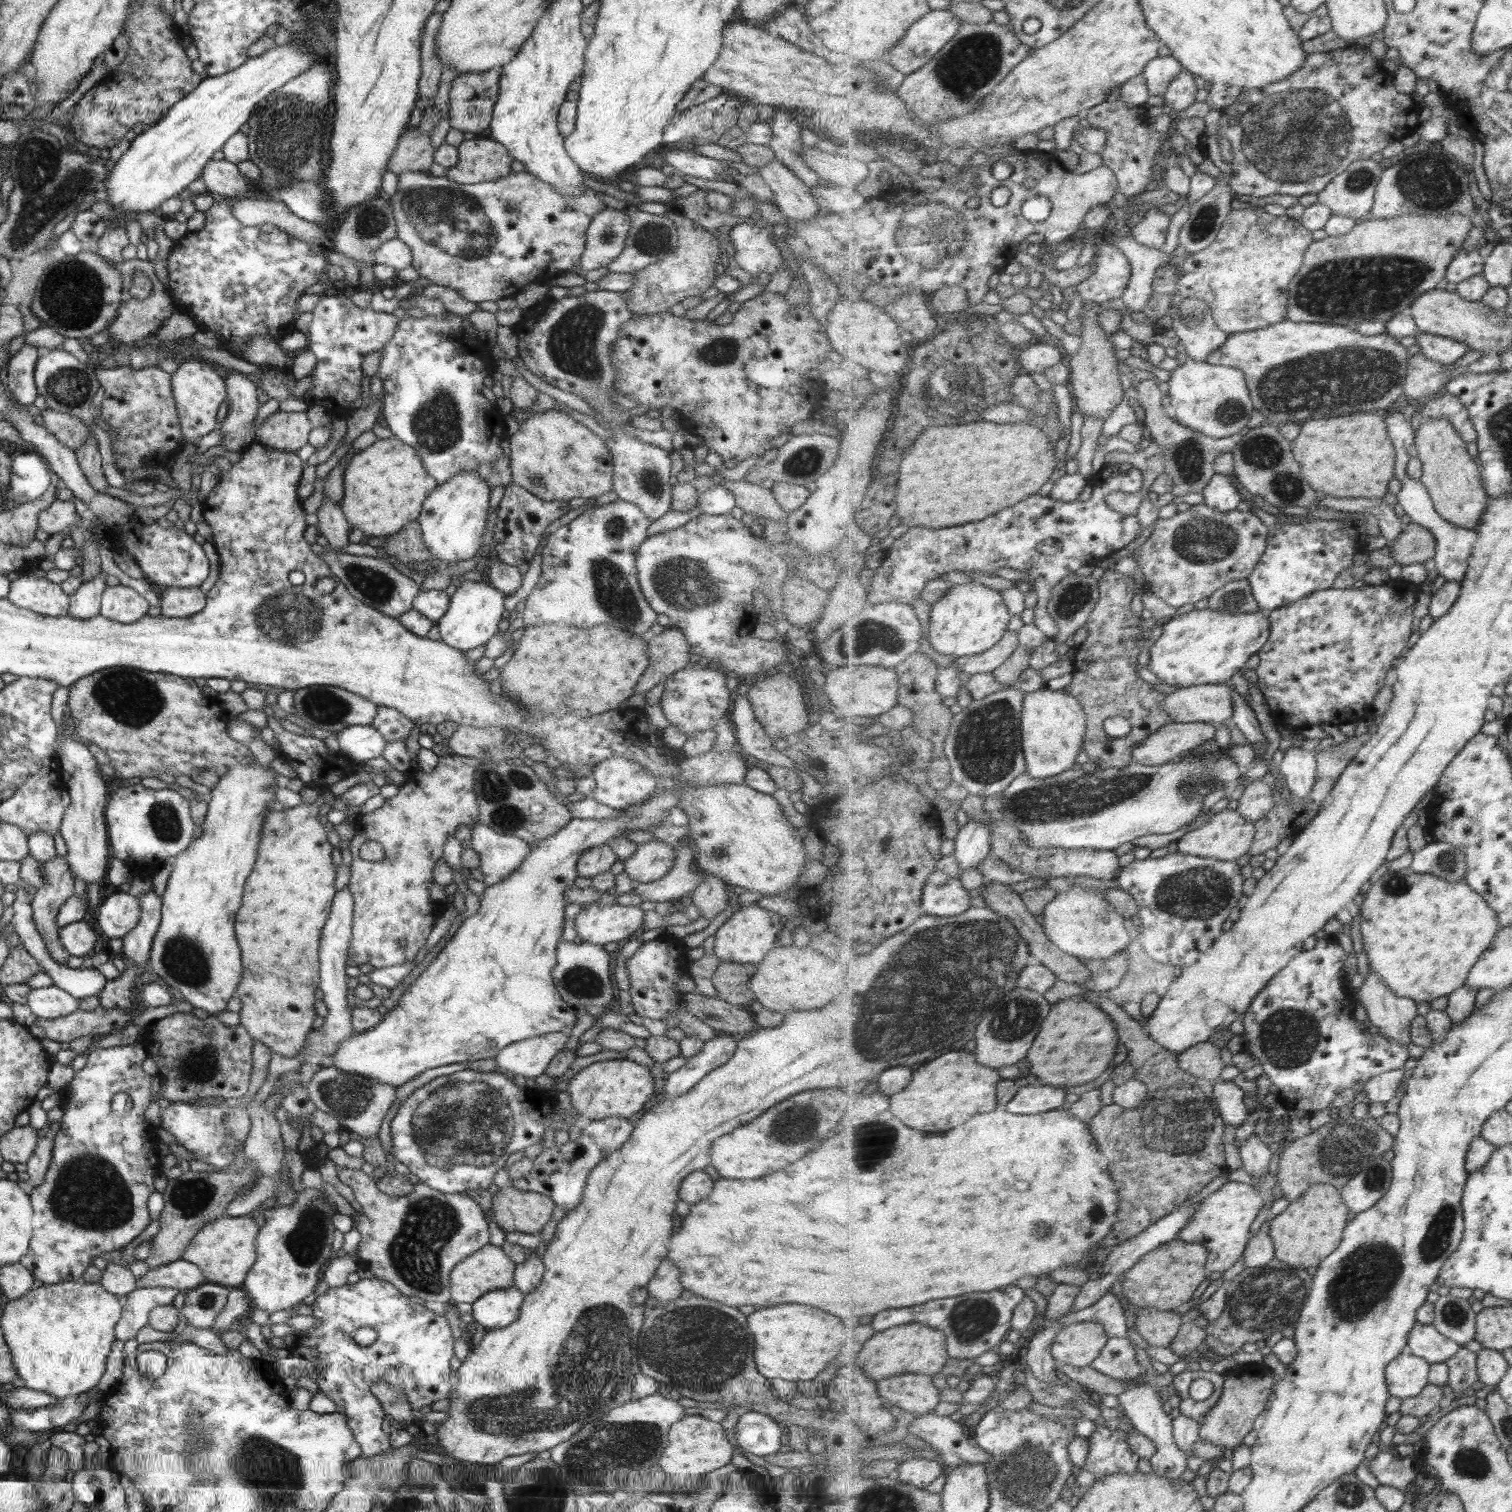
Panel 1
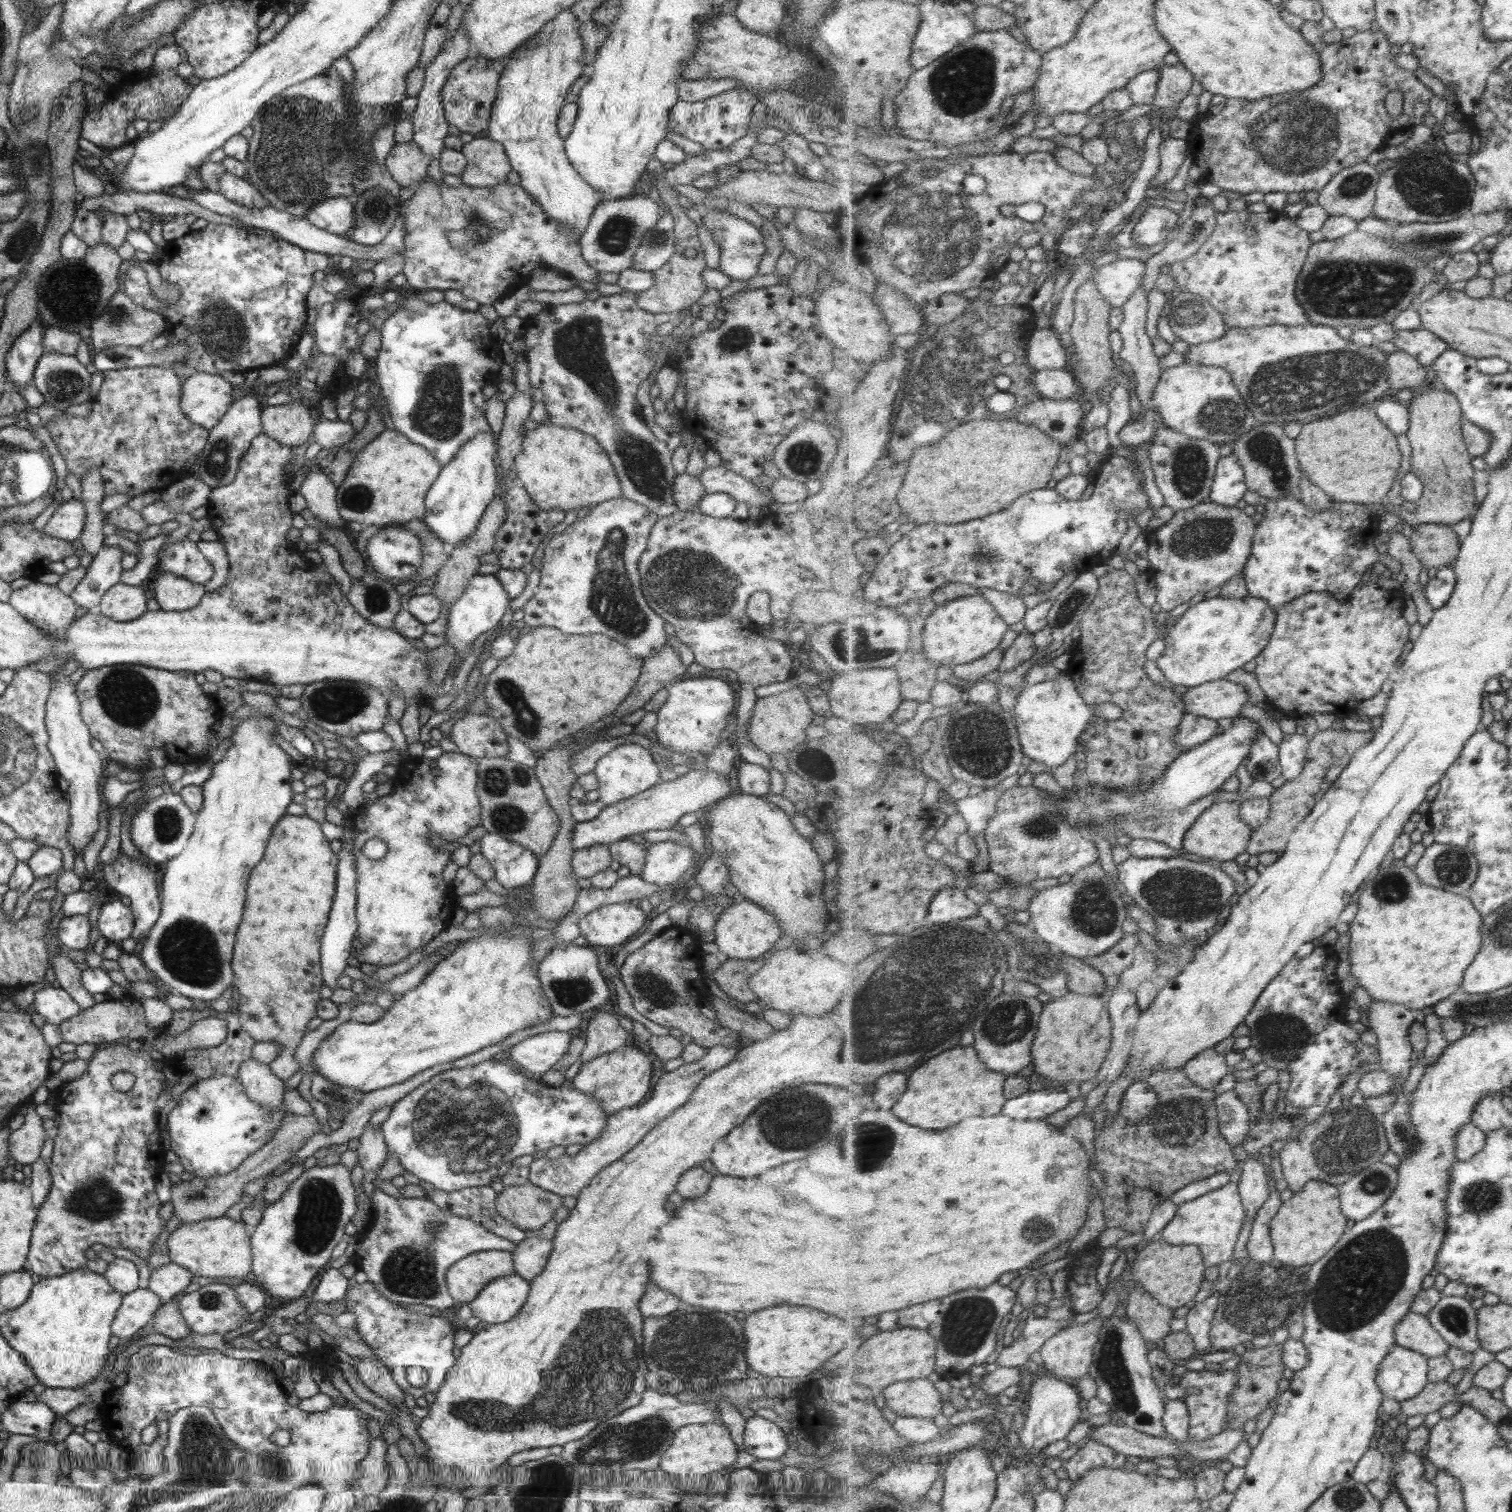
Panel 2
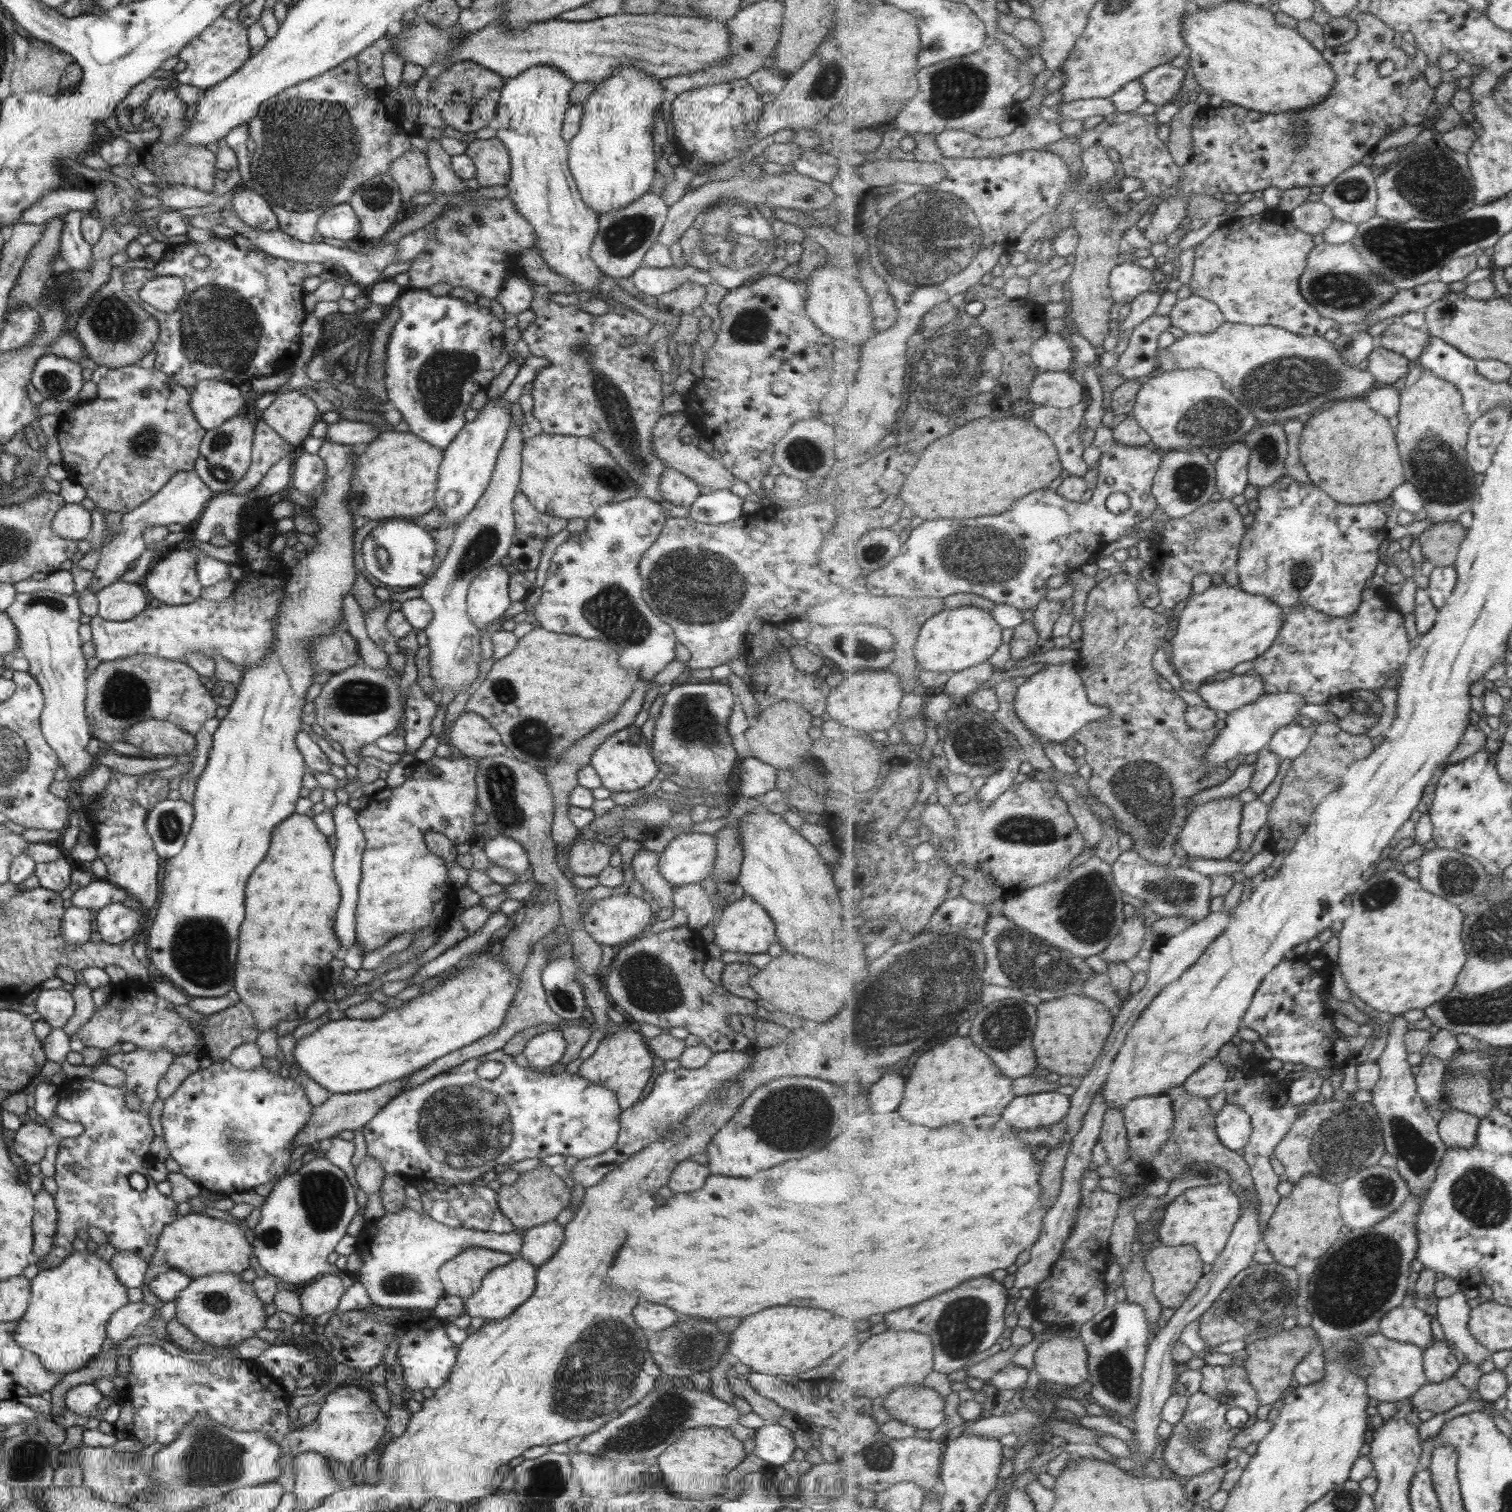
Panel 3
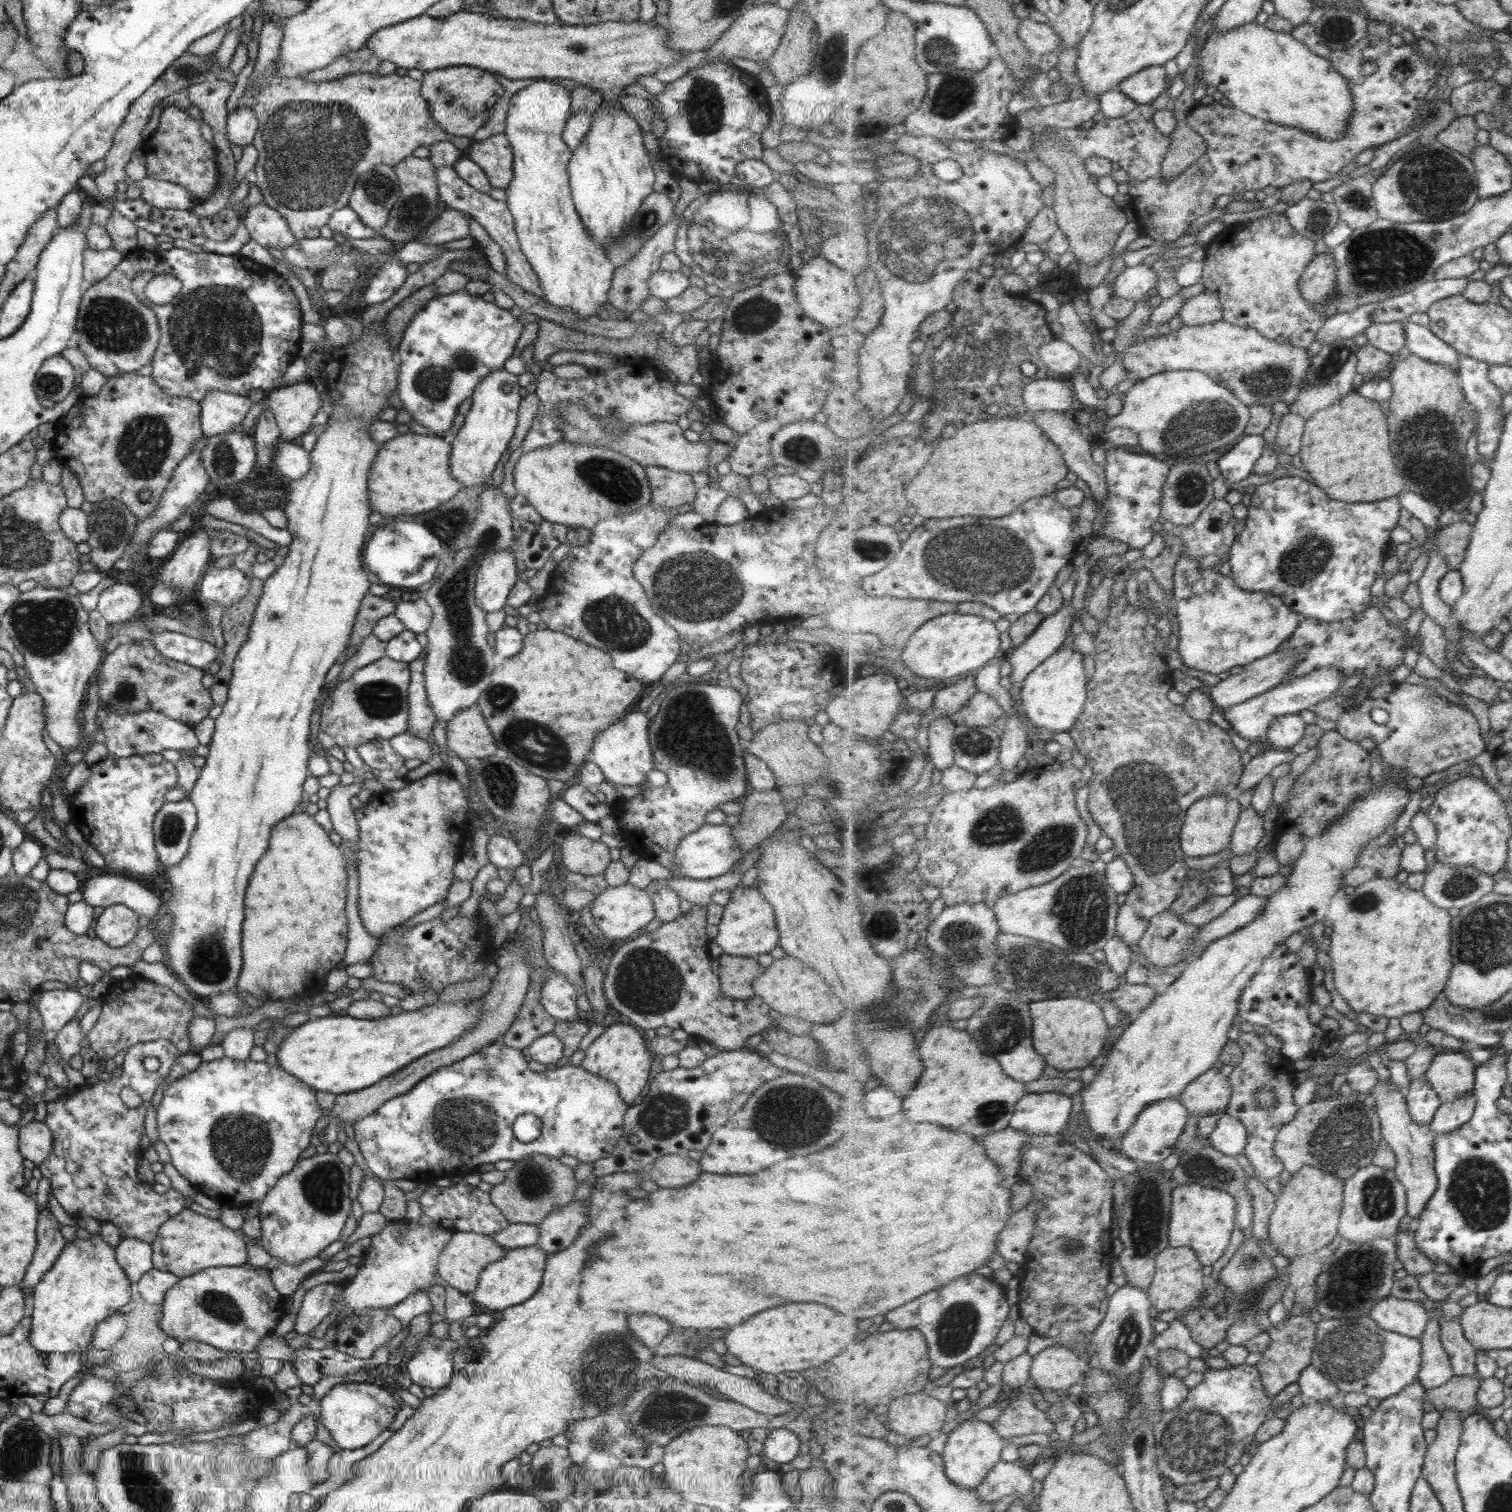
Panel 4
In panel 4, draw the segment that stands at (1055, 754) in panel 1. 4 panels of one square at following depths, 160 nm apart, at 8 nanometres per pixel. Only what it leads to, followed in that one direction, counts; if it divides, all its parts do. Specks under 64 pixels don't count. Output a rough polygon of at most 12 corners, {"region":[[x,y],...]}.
{"region":[[1071,646],[1025,679],[1037,726],[1068,733],[1088,699],[1083,654]]}

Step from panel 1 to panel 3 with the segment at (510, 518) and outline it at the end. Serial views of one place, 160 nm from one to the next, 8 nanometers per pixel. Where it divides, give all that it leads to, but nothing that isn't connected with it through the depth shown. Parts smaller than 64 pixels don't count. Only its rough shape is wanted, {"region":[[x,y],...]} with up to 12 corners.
{"region":[[513,495],[507,558],[519,573],[536,570],[549,537],[566,522]]}

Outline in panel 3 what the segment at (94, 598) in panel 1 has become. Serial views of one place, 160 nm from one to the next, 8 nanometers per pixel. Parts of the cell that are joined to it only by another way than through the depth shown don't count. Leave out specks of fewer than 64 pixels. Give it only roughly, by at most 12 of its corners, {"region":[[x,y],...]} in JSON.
{"region":[[194,470],[173,474],[121,516],[87,590],[119,581],[147,549],[143,529],[191,529],[212,490]]}

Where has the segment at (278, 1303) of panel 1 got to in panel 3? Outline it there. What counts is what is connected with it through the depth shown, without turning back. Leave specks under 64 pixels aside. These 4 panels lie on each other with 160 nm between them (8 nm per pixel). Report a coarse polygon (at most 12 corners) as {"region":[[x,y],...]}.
{"region":[[324,1157],[260,1205],[253,1255],[284,1284],[338,1275],[327,1256],[358,1209]]}

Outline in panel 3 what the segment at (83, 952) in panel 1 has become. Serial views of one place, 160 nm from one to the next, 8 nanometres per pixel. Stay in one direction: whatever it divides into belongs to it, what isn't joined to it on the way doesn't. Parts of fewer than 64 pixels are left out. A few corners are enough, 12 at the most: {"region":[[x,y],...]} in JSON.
{"region":[[73,905],[60,922],[63,940],[76,945],[89,941],[90,909]]}

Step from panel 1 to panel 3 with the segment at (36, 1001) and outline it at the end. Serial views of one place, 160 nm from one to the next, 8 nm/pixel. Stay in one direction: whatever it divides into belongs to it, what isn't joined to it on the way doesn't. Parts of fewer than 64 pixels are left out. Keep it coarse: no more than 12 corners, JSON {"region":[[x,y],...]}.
{"region":[[38,989],[35,1011],[51,1029],[62,1029],[74,1012],[70,992]]}

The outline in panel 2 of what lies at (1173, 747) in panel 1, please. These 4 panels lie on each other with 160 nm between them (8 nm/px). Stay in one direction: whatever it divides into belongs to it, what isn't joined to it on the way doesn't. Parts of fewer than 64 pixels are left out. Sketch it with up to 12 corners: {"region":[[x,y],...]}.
{"region":[[1187,712],[1176,741],[1187,752],[1216,736],[1216,720]]}

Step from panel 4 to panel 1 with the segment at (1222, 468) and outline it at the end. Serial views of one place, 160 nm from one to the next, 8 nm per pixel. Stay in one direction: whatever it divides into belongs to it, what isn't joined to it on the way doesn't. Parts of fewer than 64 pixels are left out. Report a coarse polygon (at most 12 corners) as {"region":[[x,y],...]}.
{"region":[[1217,472],[1202,494],[1225,513],[1244,502],[1234,478]]}

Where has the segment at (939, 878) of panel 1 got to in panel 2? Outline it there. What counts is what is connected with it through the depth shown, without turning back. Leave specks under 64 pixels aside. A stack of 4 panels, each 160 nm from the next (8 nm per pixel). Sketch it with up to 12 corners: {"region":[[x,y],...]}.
{"region":[[946,886],[932,900],[926,922],[971,918],[980,906],[963,889]]}

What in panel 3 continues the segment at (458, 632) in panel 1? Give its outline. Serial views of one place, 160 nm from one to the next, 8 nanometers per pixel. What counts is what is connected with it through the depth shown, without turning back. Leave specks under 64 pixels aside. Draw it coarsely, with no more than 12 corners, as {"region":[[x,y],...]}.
{"region":[[501,565],[477,574],[466,611],[479,627],[507,606],[509,574]]}

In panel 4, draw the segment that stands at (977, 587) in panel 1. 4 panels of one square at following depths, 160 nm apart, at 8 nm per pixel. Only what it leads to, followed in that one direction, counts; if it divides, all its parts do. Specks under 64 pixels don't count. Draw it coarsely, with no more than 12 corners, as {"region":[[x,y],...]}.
{"region":[[959,611],[926,622],[908,674],[954,681],[1001,656],[996,622]]}

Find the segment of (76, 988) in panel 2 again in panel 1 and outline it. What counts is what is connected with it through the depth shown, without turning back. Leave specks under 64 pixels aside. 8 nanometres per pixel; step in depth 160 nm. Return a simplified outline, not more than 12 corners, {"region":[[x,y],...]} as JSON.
{"region":[[55,855],[23,858],[19,878],[36,888],[32,919],[49,956],[66,965],[56,916],[73,895],[73,876]]}

